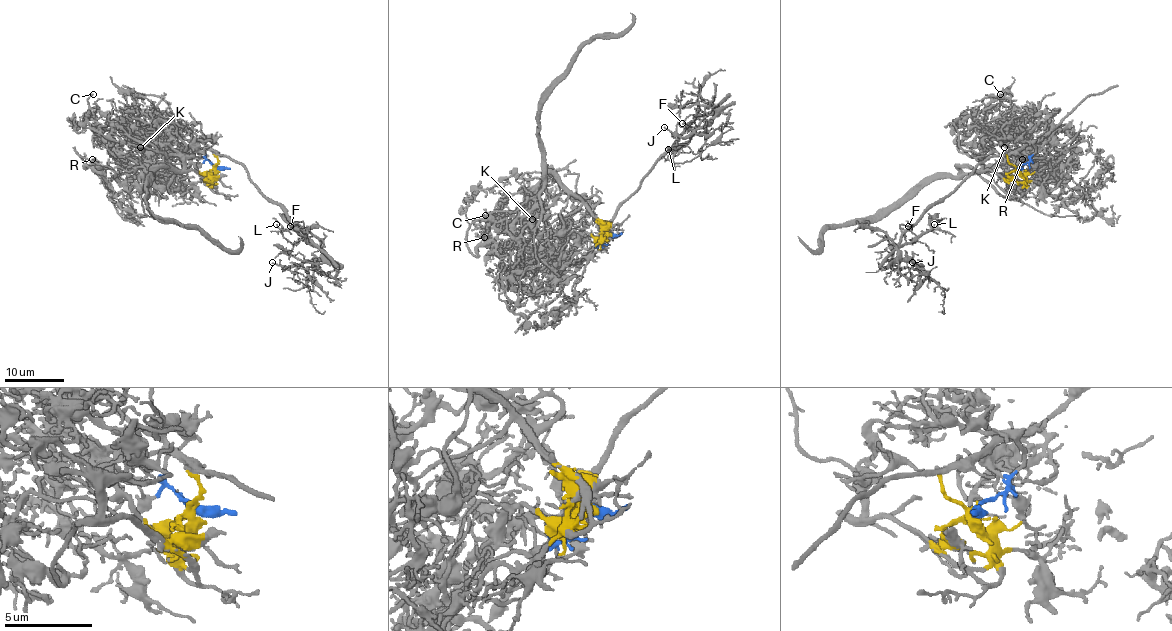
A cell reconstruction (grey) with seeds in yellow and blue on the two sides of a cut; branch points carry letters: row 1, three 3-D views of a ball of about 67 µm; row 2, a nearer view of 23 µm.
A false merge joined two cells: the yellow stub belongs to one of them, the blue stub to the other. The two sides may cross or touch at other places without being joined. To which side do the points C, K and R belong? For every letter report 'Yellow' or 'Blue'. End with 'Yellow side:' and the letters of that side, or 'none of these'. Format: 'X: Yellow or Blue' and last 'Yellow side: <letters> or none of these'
C: Yellow
K: Yellow
R: Yellow
Yellow side: C, K, R

